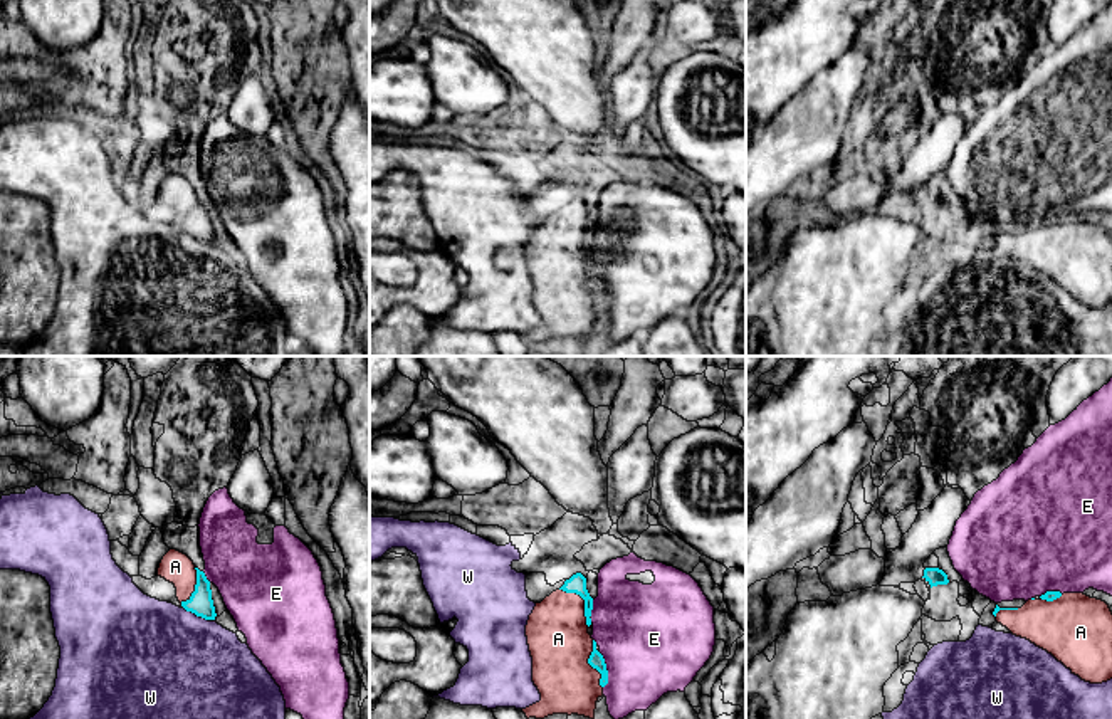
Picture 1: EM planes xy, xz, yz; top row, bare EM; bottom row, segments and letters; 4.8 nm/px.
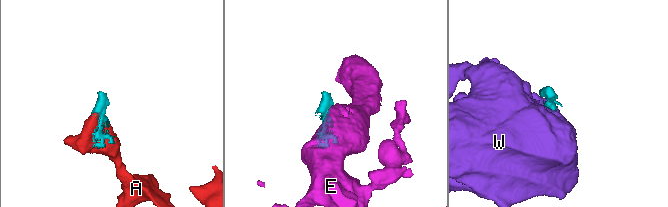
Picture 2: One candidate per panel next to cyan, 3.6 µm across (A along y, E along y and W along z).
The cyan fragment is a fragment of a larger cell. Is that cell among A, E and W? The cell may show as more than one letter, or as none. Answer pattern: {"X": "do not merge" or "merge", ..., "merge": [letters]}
{"A": "merge", "E": "do not merge", "W": "do not merge", "merge": ["A"]}

